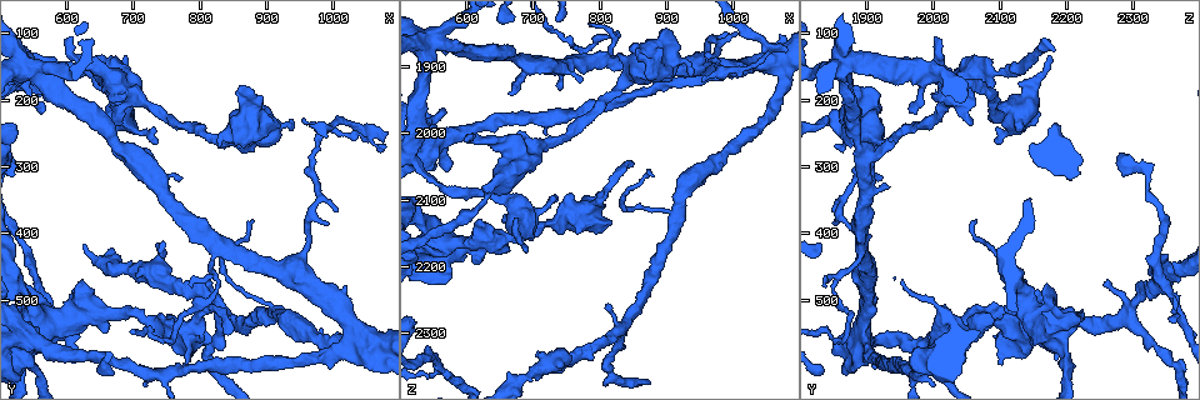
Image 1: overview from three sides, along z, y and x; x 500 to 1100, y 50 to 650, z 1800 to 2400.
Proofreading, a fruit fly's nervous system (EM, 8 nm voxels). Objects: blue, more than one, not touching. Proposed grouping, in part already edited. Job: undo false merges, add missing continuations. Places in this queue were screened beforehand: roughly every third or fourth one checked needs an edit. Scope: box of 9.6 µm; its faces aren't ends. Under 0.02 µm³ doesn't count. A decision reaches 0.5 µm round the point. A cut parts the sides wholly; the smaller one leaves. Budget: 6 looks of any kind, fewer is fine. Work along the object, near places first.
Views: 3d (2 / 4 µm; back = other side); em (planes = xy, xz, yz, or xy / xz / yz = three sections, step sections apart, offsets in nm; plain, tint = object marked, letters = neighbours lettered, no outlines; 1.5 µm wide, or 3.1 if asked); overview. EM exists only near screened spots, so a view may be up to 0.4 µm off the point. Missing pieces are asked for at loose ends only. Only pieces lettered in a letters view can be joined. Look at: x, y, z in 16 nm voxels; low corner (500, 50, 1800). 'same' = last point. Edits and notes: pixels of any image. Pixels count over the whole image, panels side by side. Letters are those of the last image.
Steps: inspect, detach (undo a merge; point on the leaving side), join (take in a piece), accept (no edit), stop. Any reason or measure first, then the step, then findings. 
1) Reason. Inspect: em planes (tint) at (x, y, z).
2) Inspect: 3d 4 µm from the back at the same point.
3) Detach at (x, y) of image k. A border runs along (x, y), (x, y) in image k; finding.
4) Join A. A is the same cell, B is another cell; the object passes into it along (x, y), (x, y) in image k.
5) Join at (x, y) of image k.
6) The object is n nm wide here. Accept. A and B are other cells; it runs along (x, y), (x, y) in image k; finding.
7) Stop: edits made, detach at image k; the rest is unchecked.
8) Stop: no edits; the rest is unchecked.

A fork. Inspect: em planes (letters) at (570, 495, 2355).

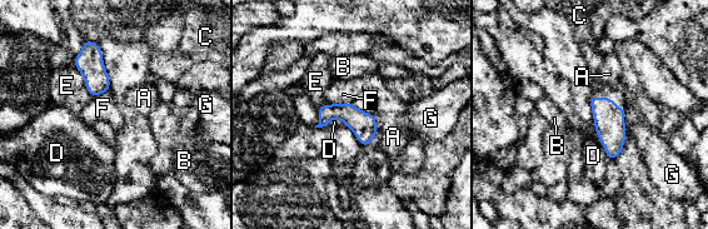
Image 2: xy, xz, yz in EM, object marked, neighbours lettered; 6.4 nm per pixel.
The object is 160 nm wide here; the longest contact is with E, 280 nm. Accept. A, B, C, D, E, F and G are other cells; one neuron here.

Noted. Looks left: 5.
Inspect: em planes (letters) at (550, 520, 2225).

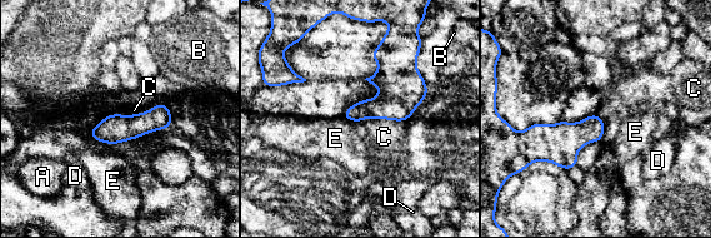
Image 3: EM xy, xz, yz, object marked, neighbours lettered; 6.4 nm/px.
Join at (134, 110) of image 3. C is the same cell, A, B, D and E are other cells; the object passes into it along (116, 128), (140, 113), (134, 110) in image 3; it goes on there.

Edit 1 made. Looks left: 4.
See it whole again. Inspect: overview.

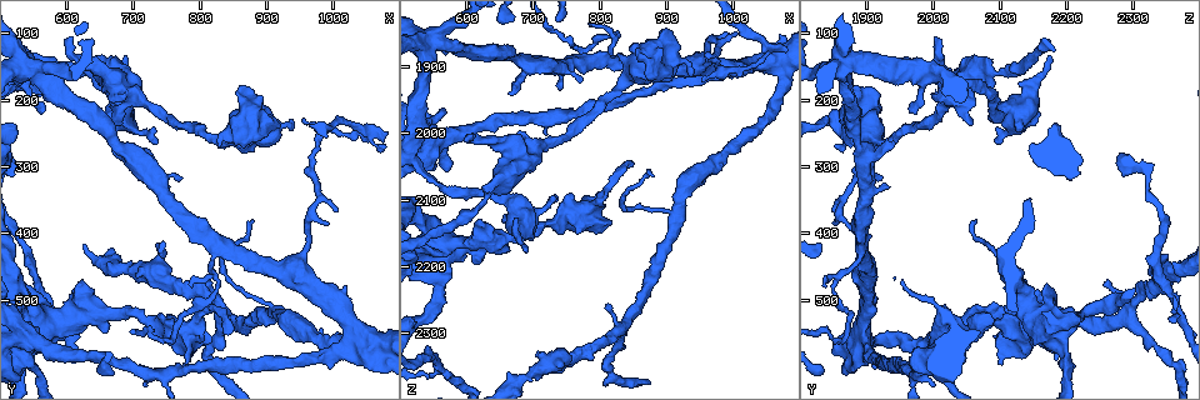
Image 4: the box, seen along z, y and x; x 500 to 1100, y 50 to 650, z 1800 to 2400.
Branch stops here. Inspect: em planes (tint) at (605, 105, 2000).

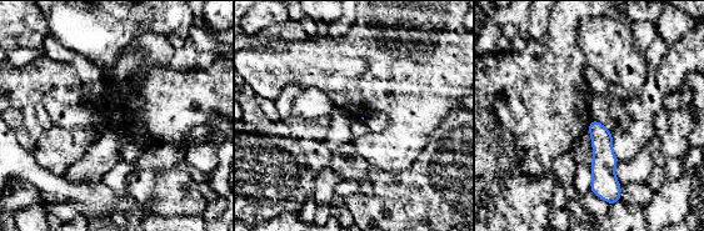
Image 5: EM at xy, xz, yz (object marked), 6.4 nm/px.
Inspect: em planes (letters) at the same point.

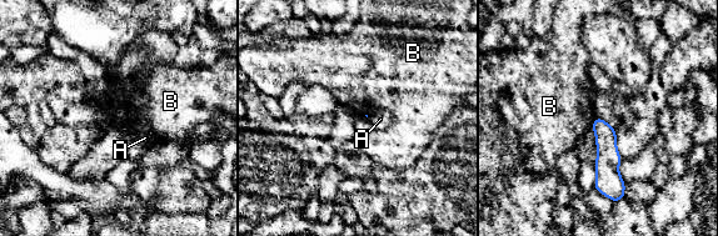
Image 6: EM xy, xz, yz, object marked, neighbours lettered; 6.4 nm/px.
Accept. A and B are other cells; no lettered piece goes on from it.

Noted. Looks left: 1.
Stop: edits made, join at image 3; the rest is unchecked.

